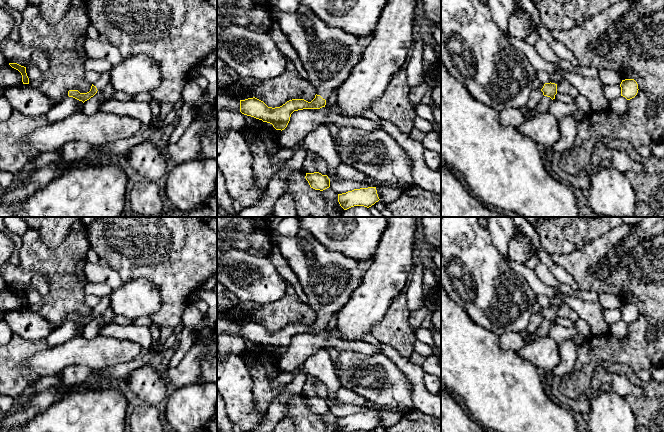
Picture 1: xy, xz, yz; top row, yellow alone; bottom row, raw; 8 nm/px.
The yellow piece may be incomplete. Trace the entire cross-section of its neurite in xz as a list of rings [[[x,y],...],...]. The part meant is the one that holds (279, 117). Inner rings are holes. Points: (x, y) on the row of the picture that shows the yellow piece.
[[[300,5],[294,13],[279,13],[272,11],[273,22],[277,23],[281,31],[288,38],[290,44],[299,56],[299,59],[307,72],[307,80],[316,89],[315,98],[308,102],[304,99],[292,99],[287,101],[280,107],[268,107],[263,101],[253,97],[240,100],[240,112],[244,115],[254,117],[273,125],[276,130],[284,130],[294,111],[303,109],[320,109],[325,107],[326,101],[332,93],[347,79],[352,69],[360,62],[363,54],[363,48],[359,44],[360,38],[352,34],[346,33],[344,30],[327,25],[321,20],[309,7]]]

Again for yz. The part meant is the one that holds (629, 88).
[[[634,79],[622,80],[621,84],[621,96],[627,100],[634,98],[638,93],[638,84]]]

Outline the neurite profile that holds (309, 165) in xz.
[[[308,153],[303,162],[303,170],[307,173],[317,172],[316,171],[316,160],[313,158],[312,155],[310,155]]]

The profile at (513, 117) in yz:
[[[507,108],[499,112],[499,122],[503,126],[518,128],[524,120],[523,113],[517,108]]]

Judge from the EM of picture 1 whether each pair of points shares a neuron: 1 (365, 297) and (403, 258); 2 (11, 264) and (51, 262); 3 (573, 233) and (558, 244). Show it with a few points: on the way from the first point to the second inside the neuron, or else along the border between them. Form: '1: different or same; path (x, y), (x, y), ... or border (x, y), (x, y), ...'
1: same; path (375, 287), (393, 268)
2: different; border (21, 241), (20, 268), (40, 271), (42, 273)
3: same; path (569, 233), (562, 240)

